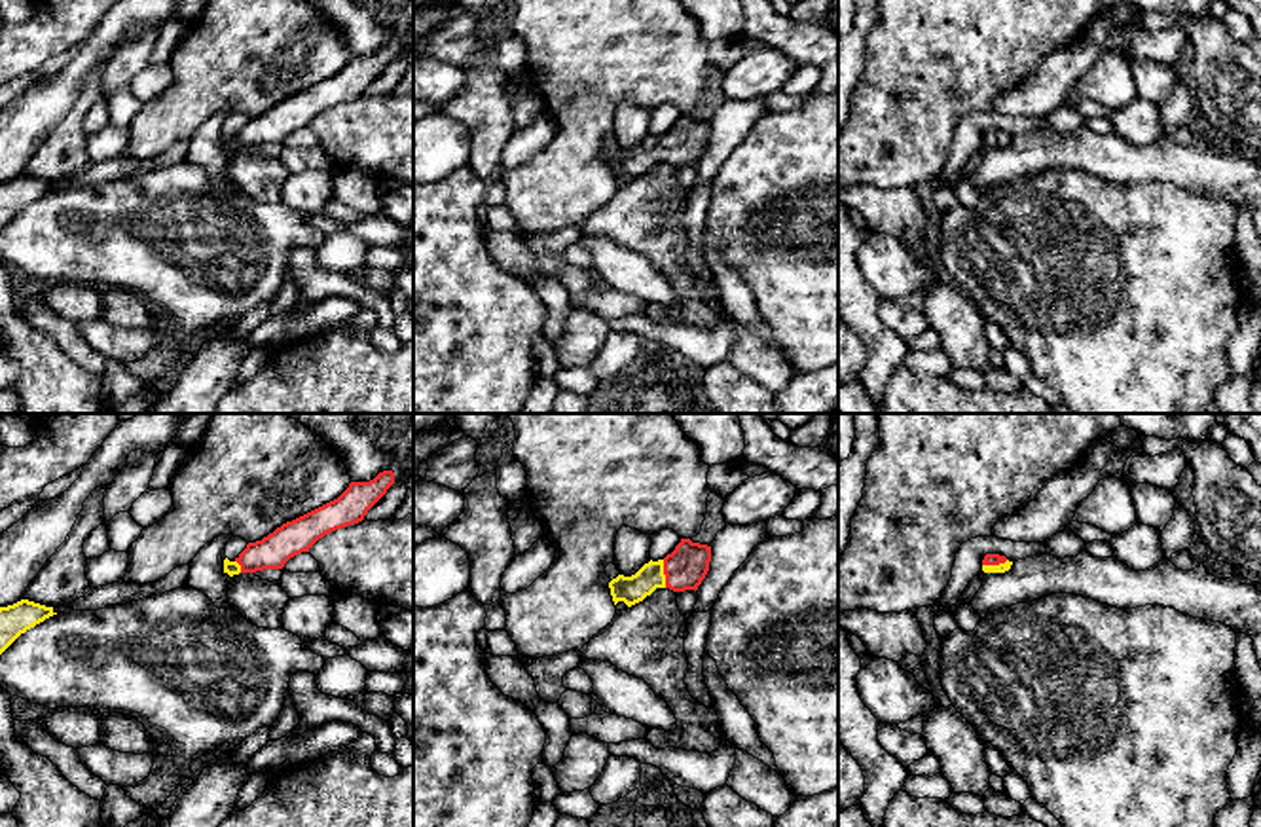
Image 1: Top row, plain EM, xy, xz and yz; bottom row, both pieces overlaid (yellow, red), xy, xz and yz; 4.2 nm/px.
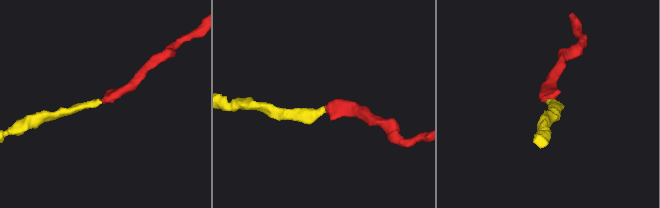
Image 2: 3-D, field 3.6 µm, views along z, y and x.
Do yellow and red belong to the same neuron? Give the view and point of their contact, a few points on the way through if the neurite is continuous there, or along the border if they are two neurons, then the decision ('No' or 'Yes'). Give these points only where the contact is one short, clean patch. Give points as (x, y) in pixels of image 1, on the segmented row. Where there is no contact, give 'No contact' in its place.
Touches yellow at xz (662, 573). Path across: xz (634, 588), (651, 575), (662, 573), (685, 568). Yes

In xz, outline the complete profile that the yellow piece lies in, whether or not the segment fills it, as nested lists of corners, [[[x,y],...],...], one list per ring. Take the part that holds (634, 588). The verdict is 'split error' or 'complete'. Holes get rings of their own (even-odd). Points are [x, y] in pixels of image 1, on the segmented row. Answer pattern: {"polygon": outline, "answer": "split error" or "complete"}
{"polygon": [[[681,539],[675,550],[667,554],[664,560],[658,561],[650,560],[631,577],[618,575],[616,579],[612,579],[609,582],[612,601],[614,605],[618,601],[624,601],[628,607],[631,607],[643,601],[647,596],[650,596],[656,588],[669,588],[673,592],[698,590],[698,586],[702,584],[709,571],[709,561],[711,546],[692,542],[690,539]]], "answer": "split error"}

